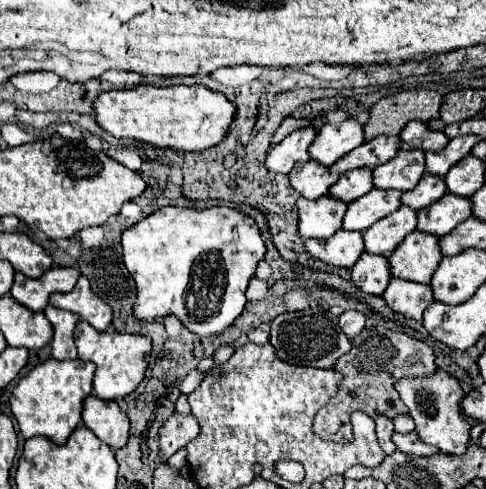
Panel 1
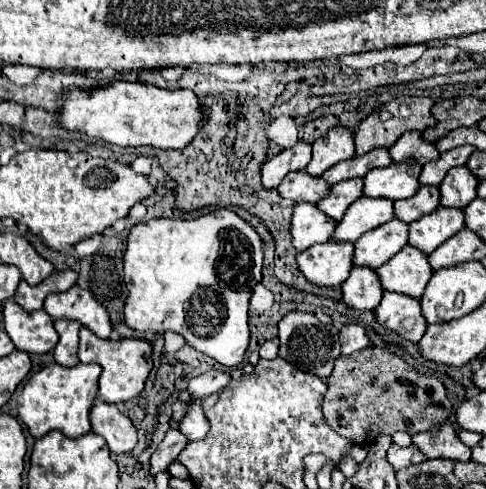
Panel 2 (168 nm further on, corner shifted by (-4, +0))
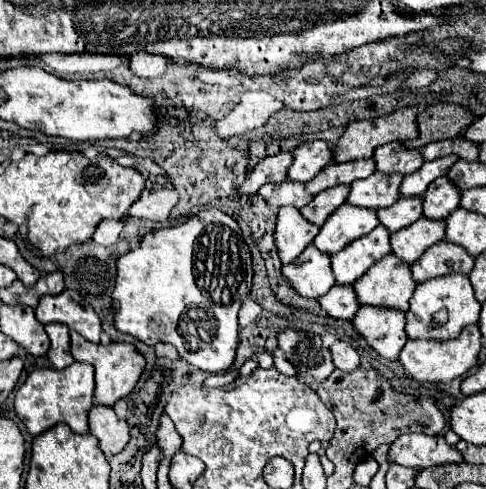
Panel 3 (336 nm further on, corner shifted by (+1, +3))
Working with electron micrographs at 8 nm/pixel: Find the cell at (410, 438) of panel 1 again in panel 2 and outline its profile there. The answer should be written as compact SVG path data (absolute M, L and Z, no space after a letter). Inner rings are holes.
M391 446L387 450L387 462L395 468L395 472L399 472L405 466L411 464L421 464L423 460L427 460L415 446L407 446L407 448L399 448L399 446Z

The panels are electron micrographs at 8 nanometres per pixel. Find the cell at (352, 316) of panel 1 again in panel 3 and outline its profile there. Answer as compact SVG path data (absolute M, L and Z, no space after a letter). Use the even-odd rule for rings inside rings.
M338 339L332 347L332 359L334 359L334 365L342 371L352 371L354 367L358 367L360 363L360 357L358 357L358 351L350 345L350 341L344 341L344 339Z

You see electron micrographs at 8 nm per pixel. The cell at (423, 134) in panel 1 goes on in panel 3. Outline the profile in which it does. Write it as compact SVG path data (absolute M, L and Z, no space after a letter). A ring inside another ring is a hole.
M400 141L386 143L374 153L376 169L382 173L414 173L422 167L422 153L418 149L406 149Z

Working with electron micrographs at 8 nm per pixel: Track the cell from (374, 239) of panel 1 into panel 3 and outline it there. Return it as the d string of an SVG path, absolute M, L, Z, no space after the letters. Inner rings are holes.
M380 225L366 237L352 241L342 253L334 253L332 269L336 283L346 285L360 279L376 261L390 253L390 233Z

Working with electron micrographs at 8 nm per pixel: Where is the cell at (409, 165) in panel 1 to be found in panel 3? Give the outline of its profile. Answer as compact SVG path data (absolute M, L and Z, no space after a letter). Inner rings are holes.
M374 171L374 175L354 181L350 195L346 201L350 201L356 207L366 207L366 209L382 209L390 207L400 199L398 187L404 177L386 177L386 173Z

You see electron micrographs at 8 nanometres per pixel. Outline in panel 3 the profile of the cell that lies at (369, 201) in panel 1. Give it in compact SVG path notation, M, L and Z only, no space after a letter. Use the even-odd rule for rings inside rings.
M344 203L334 211L334 215L322 225L320 233L314 237L314 245L320 251L336 253L344 249L358 237L364 237L378 225L378 215L372 209L358 209Z

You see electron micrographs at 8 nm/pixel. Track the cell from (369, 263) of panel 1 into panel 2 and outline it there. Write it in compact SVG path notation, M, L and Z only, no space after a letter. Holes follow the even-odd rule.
M353 268L349 278L341 284L343 302L353 310L375 310L383 296L379 290L379 280L375 280L375 272L367 272L365 268Z

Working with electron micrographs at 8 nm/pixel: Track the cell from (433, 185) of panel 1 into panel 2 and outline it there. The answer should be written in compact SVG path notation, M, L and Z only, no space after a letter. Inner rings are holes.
M419 188L415 192L415 196L407 198L407 200L397 200L393 204L395 210L395 218L411 224L415 220L419 220L425 214L431 214L435 208L439 206L439 188Z

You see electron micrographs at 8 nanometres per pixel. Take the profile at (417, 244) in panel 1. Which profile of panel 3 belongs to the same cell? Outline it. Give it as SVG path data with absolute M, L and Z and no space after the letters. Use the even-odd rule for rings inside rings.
M394 253L382 257L382 261L378 261L378 265L372 265L368 269L368 273L364 273L356 283L354 283L358 301L362 305L386 305L392 309L408 309L408 301L414 295L416 289L416 281L410 275L410 265L402 265L402 261L398 261L398 257L394 257Z

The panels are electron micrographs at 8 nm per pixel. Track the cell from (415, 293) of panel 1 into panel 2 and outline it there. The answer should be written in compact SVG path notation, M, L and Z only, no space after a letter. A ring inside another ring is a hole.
M385 292L379 306L373 310L377 322L405 340L417 344L423 338L427 322L419 312L419 300L407 300L395 292Z

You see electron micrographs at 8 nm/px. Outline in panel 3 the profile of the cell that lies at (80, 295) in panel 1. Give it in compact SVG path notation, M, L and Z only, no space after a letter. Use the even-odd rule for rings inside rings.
M64 289L62 293L58 295L46 295L42 297L42 301L38 303L36 307L36 317L40 323L64 323L68 325L70 329L78 331L82 337L86 337L88 341L92 343L100 343L100 333L102 333L102 323L100 323L100 317L96 315L96 311L92 307L84 307L80 301L80 293L72 291L72 289Z

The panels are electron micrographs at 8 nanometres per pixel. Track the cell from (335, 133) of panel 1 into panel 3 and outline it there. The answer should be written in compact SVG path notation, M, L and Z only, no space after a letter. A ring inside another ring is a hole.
M324 139L302 143L292 151L292 155L294 155L294 163L288 169L288 179L300 183L308 183L310 179L314 179L318 171L328 163L332 163L334 159L334 153L328 147L328 141Z

